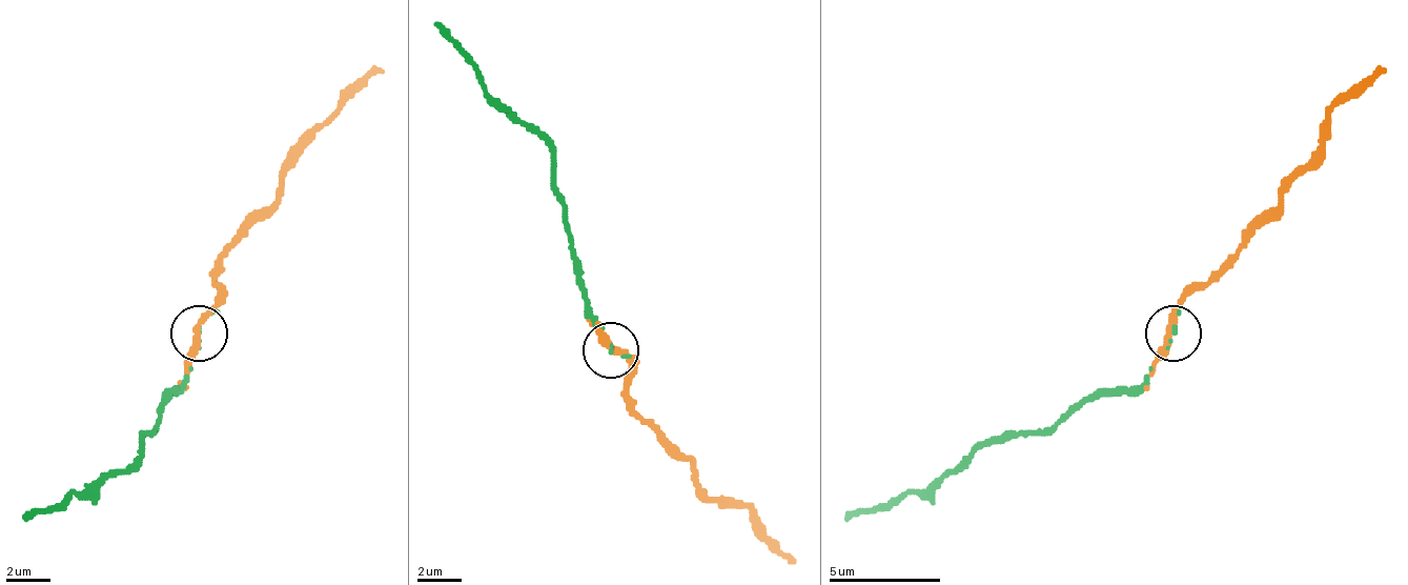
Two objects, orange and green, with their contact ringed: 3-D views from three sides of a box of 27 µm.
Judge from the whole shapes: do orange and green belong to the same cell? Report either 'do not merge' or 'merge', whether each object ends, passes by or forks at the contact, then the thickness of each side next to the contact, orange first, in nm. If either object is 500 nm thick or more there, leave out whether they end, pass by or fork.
merge; orange passes by; green ends; calibres 320 and 170 nm

